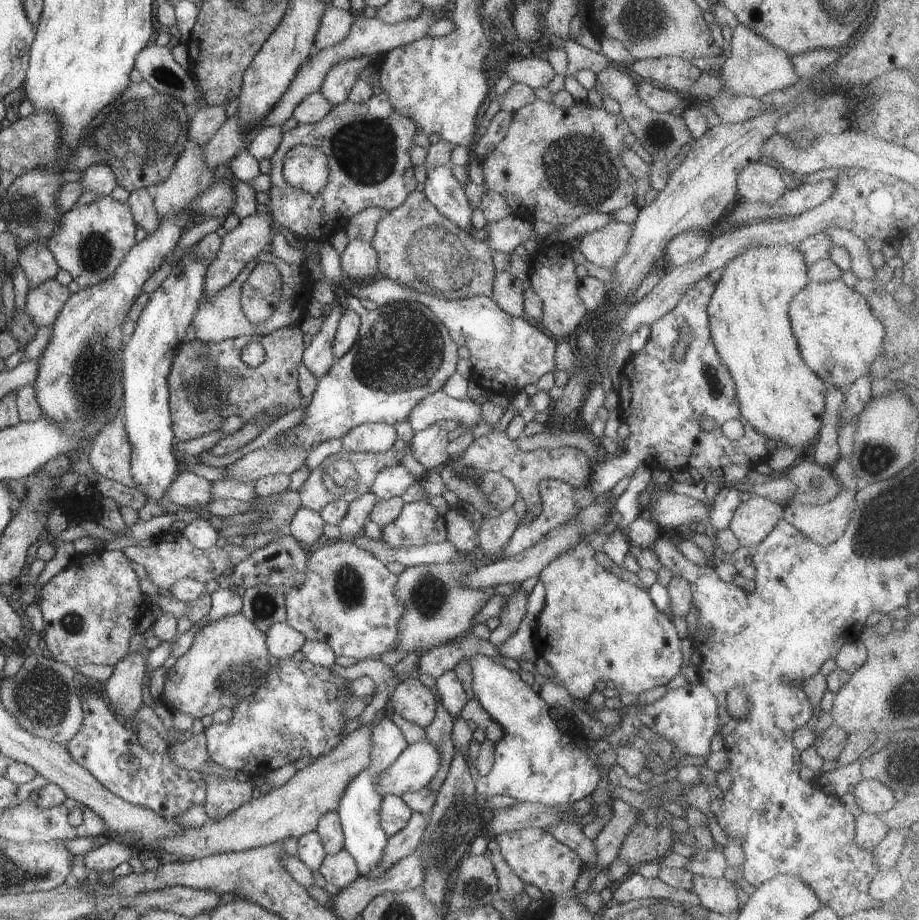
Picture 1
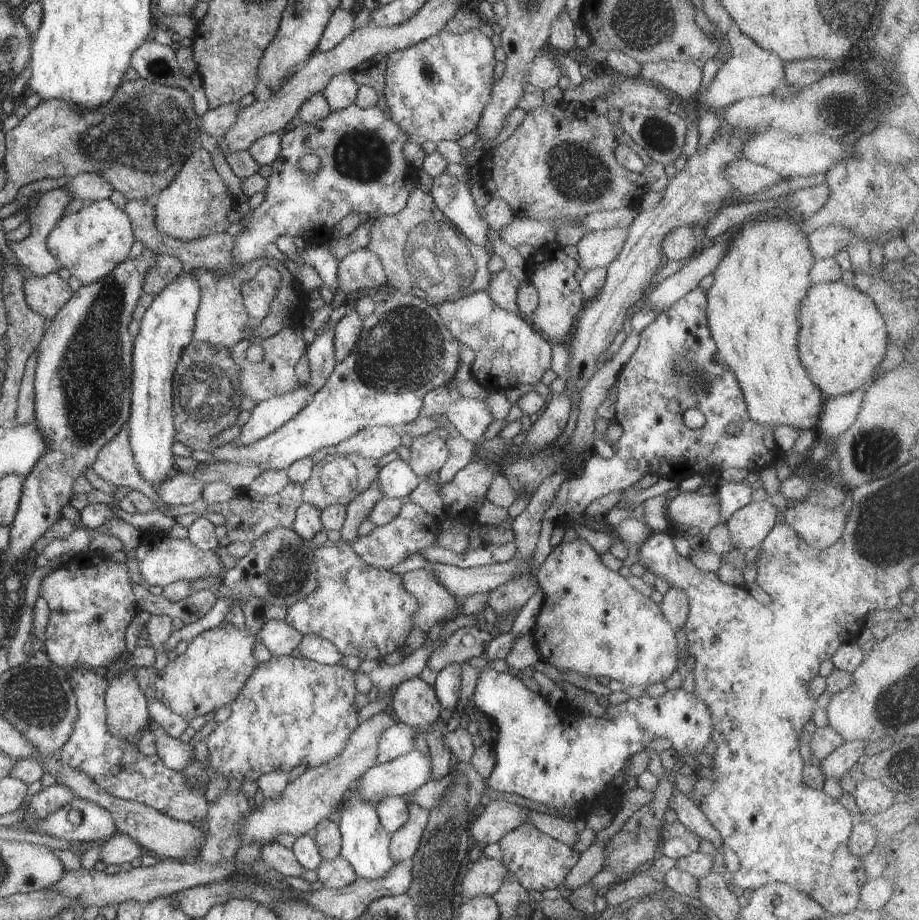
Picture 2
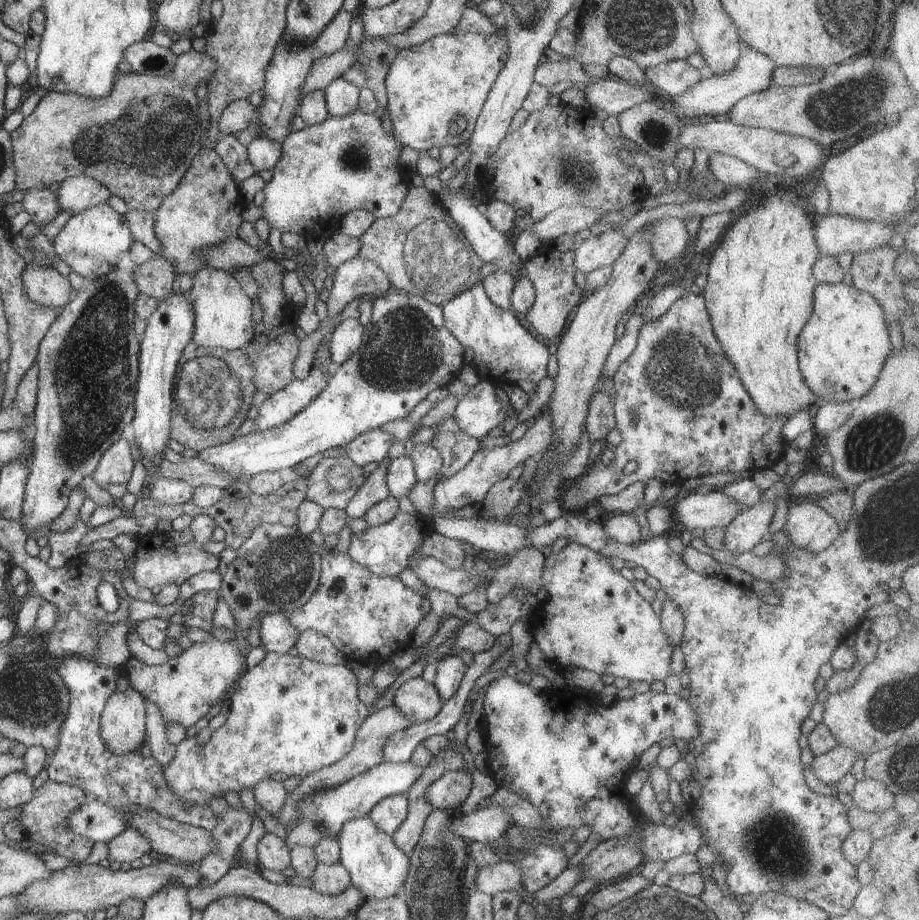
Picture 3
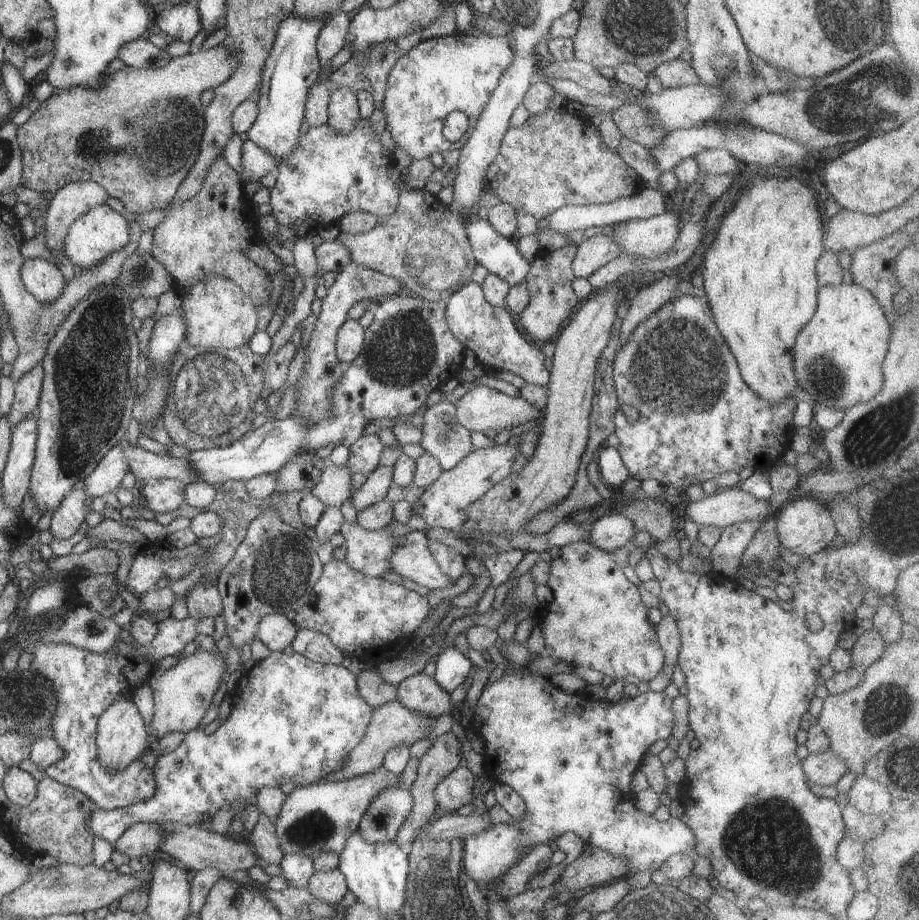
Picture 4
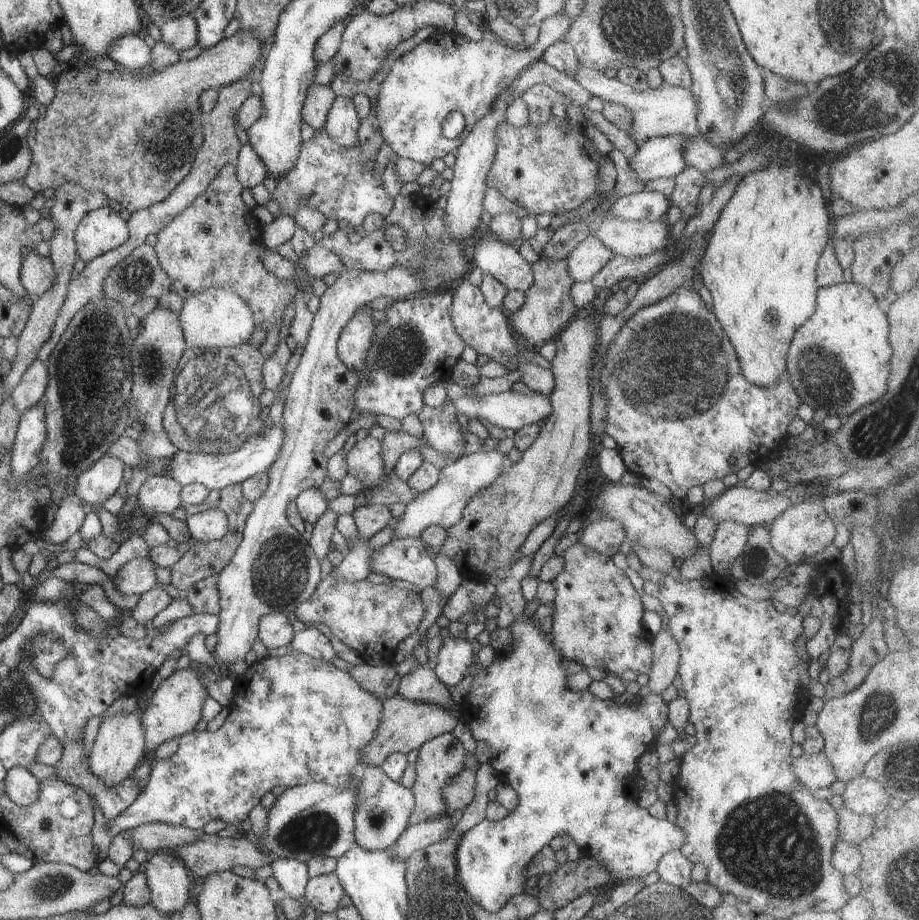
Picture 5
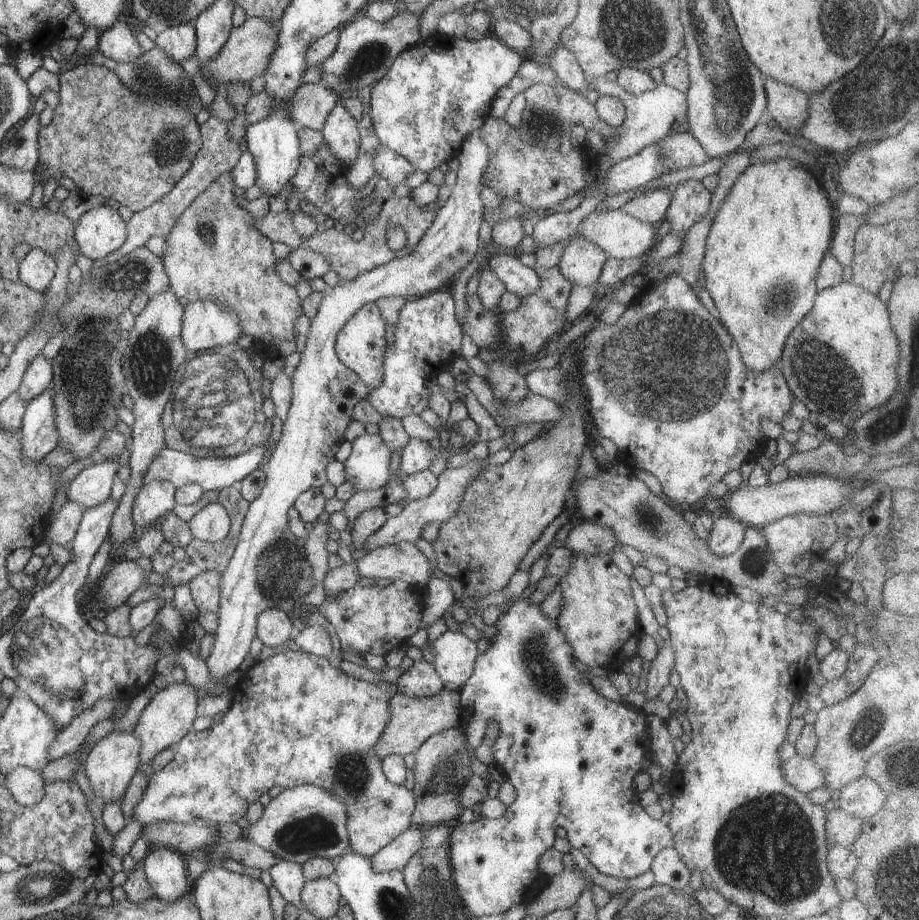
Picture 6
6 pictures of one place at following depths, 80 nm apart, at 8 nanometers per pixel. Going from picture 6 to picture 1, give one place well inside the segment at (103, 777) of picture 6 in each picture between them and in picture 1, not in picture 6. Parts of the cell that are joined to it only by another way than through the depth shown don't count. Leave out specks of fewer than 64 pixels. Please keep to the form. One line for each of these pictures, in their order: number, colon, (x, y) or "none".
1: (123, 689)
2: (127, 712)
3: (122, 726)
4: (122, 737)
5: (119, 746)

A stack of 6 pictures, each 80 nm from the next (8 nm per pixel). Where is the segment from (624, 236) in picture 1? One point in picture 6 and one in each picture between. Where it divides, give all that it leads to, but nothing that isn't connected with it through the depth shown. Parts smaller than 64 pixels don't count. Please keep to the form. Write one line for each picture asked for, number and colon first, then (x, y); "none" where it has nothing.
2: (599, 248)
3: (596, 251)
4: (593, 253)
5: (590, 255)
6: (582, 262)

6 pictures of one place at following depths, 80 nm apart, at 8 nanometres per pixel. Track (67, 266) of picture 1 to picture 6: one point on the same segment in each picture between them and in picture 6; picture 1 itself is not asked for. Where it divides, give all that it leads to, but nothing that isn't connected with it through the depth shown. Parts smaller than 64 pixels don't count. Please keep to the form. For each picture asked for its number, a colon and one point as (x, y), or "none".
2: (91, 243)
3: (91, 242)
4: (98, 233)
5: (99, 231)
6: (100, 231)

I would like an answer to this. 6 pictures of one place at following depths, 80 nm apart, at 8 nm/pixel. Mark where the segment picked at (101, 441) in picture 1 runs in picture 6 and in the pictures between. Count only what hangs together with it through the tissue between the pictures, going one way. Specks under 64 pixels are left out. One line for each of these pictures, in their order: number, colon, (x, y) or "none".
2: (115, 463)
3: (115, 467)
4: (107, 477)
5: (94, 486)
6: (93, 486)

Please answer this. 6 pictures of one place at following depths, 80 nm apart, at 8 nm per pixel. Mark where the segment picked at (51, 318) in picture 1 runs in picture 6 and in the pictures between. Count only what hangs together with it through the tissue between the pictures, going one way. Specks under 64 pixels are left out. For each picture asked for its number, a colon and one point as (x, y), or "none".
2: (48, 294)
3: (43, 284)
4: (41, 277)
5: (38, 275)
6: (37, 270)

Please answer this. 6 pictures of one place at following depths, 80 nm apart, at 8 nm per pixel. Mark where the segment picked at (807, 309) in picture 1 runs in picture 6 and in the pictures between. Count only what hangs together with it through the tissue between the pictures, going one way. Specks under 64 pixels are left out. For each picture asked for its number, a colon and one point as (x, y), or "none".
2: (843, 338)
3: (842, 350)
4: (838, 359)
5: (839, 360)
6: (853, 369)

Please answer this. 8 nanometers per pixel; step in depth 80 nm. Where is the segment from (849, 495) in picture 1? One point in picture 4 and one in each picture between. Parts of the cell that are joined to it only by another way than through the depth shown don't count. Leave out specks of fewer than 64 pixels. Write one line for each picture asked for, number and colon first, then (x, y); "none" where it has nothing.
2: (819, 527)
3: (809, 527)
4: (805, 526)

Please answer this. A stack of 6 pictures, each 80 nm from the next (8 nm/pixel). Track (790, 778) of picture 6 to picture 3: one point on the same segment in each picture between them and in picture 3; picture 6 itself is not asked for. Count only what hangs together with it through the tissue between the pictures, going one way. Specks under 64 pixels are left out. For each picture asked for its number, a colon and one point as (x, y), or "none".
3: (830, 767)
4: (825, 769)
5: (813, 770)

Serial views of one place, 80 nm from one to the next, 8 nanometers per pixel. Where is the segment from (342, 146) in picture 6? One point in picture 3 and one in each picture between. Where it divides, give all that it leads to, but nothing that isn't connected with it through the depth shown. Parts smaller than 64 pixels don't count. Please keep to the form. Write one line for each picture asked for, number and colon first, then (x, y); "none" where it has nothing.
3: (342, 98)
4: (343, 109)
5: (342, 123)

